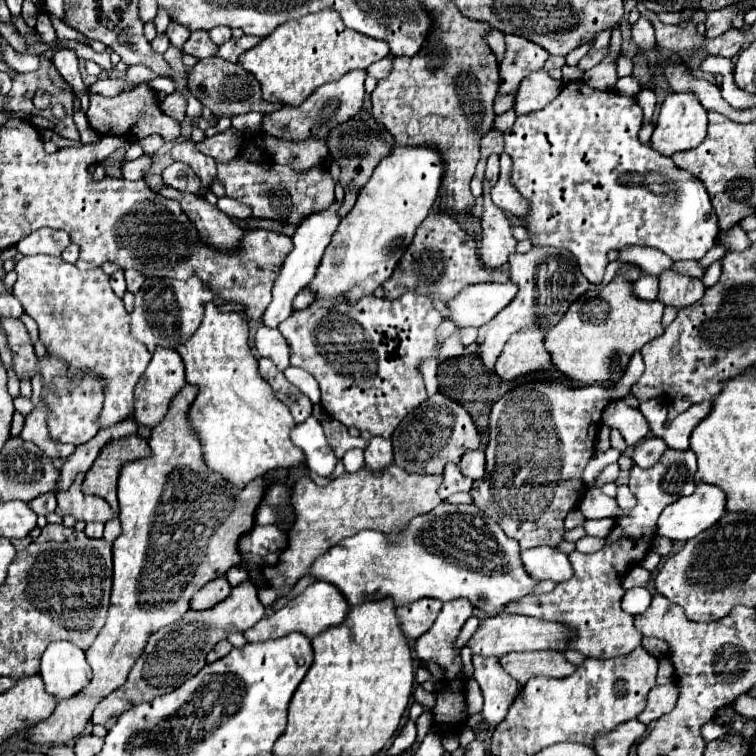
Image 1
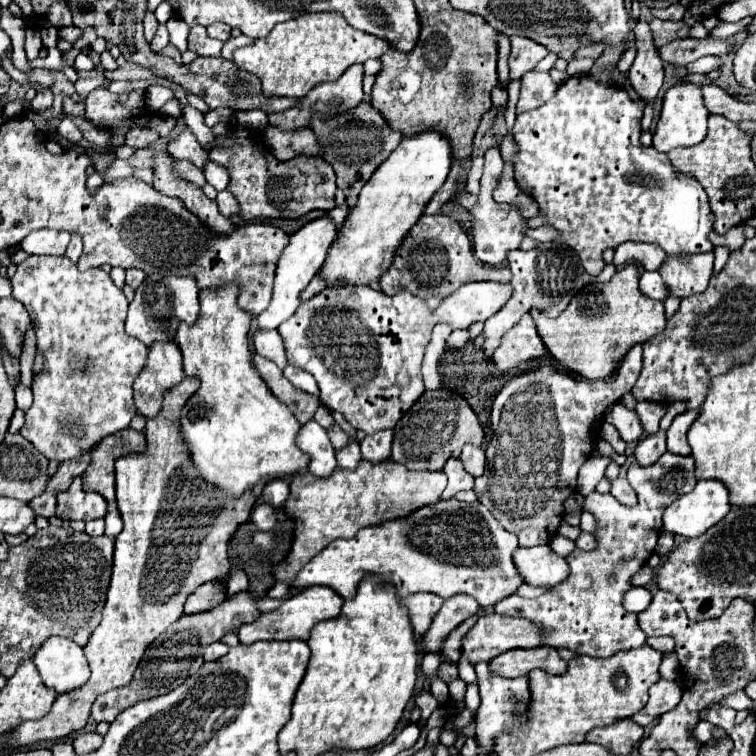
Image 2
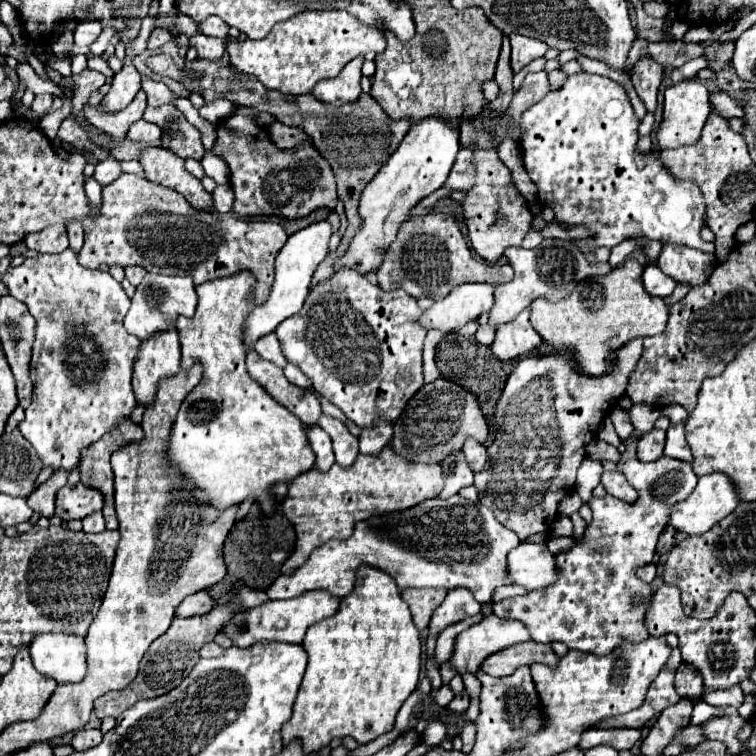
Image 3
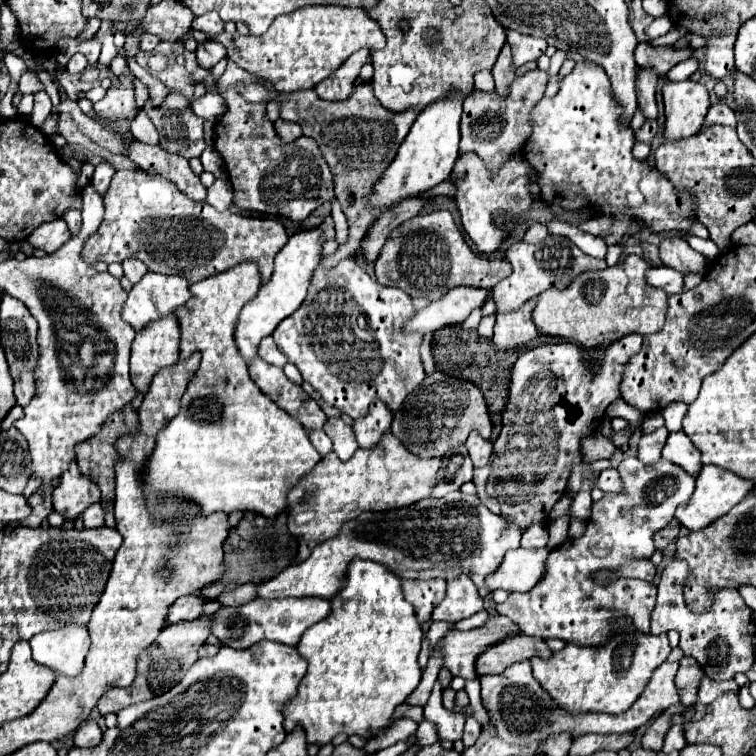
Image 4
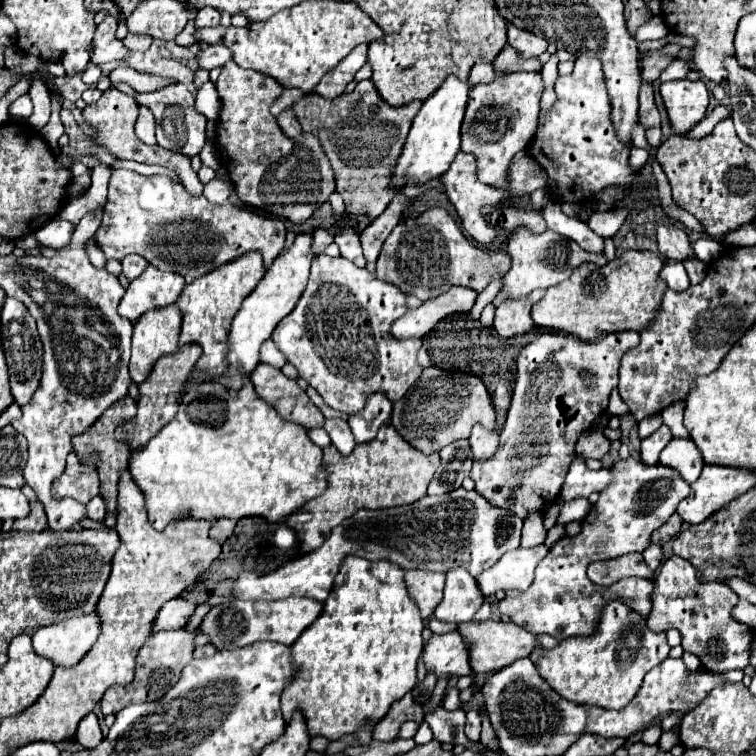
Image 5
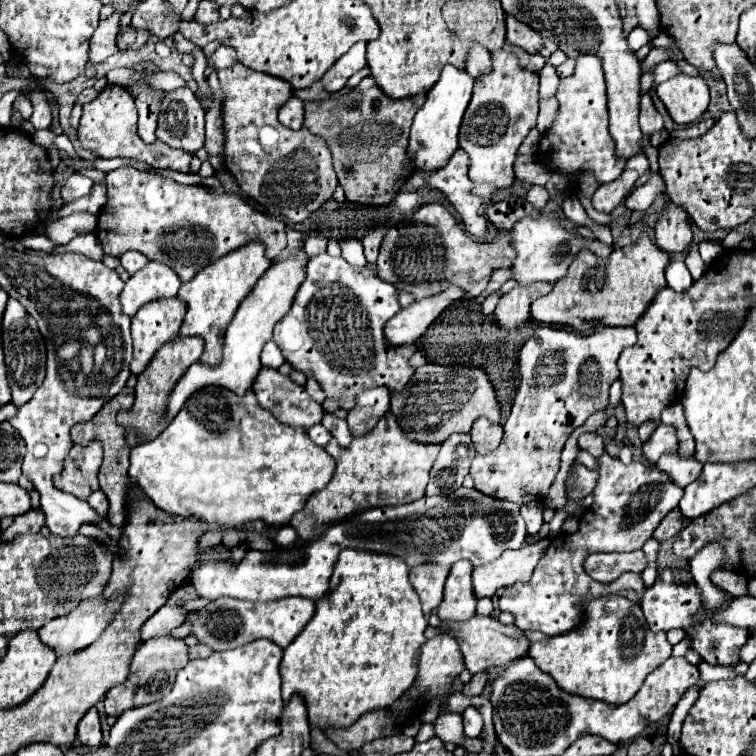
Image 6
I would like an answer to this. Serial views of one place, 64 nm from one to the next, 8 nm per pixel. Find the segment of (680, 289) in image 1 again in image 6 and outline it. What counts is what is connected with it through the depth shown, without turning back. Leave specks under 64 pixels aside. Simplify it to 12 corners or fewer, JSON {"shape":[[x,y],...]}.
{"shape":[[666,206],[656,222],[656,246],[668,254],[690,246],[686,210]]}

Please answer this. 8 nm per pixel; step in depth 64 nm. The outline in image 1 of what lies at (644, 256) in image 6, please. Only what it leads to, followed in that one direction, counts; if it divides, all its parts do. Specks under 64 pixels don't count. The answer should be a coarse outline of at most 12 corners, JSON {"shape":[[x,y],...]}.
{"shape":[[616,276],[546,332],[554,366],[614,386],[664,306]]}

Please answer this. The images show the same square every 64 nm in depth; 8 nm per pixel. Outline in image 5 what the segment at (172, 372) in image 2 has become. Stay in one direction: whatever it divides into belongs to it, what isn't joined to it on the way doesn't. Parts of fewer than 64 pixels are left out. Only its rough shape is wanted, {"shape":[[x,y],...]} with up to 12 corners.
{"shape":[[178,308],[134,324],[132,382],[142,384],[162,356],[178,350]]}

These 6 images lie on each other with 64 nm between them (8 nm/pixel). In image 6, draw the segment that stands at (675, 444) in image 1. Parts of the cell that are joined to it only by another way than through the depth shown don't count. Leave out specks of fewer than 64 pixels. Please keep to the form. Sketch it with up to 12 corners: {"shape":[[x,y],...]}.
{"shape":[[664,454],[658,462],[678,486],[687,486],[701,474],[703,464],[693,456],[672,458]]}

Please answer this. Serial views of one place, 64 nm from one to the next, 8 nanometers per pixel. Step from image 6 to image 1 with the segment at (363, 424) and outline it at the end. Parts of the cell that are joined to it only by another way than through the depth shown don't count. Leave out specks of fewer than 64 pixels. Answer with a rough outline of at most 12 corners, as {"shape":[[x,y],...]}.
{"shape":[[372,438],[366,470],[382,472],[394,462],[392,442]]}

